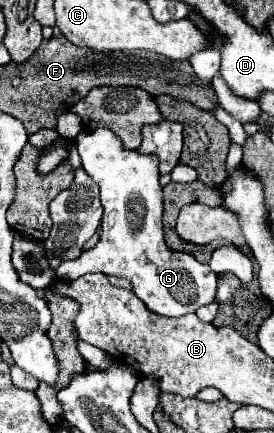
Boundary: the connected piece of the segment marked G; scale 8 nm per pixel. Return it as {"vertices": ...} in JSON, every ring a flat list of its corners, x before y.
{"vertices":[[108,128,80,132,76,138,76,148,84,160,82,168,100,188,104,218,98,244,82,252,76,260,60,264,56,268,56,276,76,280,90,272,102,272,106,276,128,278,144,306,150,312,166,318,178,318,188,312,196,312,204,304,210,304,216,296,218,276,190,254,172,252,166,248,162,230,164,198,158,182,160,174,156,156,124,150,120,136]]}

